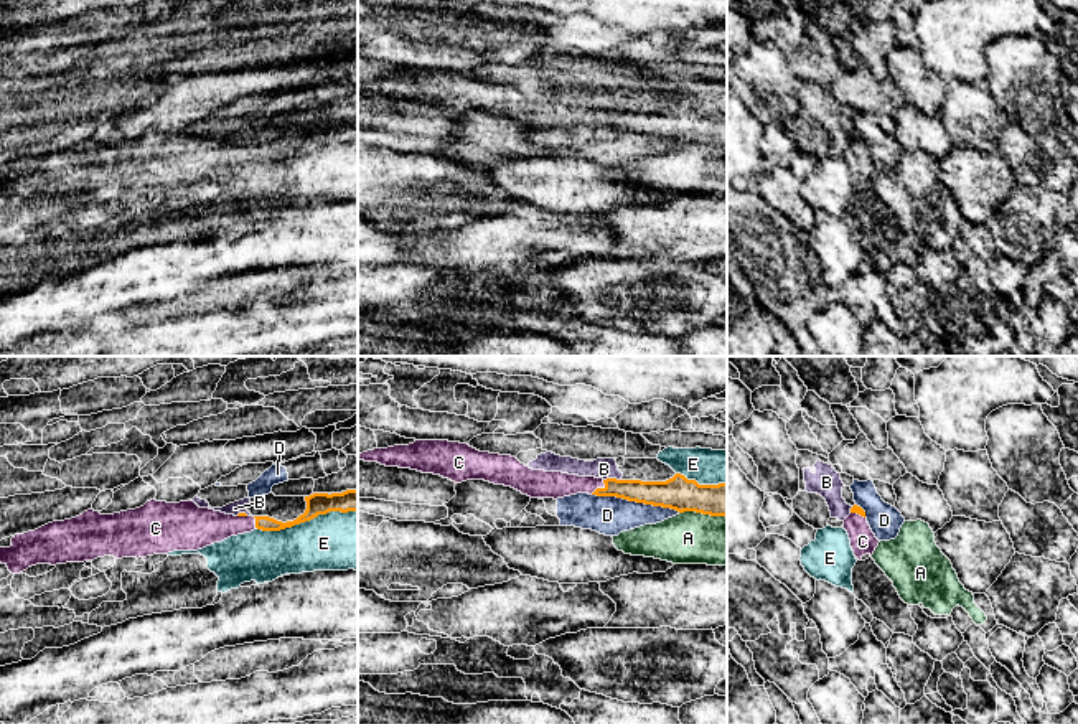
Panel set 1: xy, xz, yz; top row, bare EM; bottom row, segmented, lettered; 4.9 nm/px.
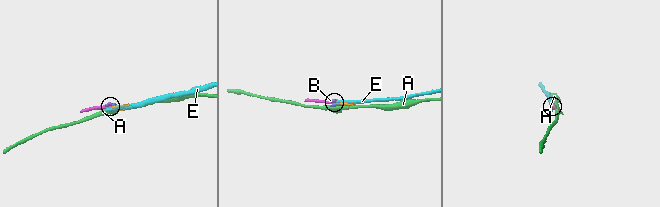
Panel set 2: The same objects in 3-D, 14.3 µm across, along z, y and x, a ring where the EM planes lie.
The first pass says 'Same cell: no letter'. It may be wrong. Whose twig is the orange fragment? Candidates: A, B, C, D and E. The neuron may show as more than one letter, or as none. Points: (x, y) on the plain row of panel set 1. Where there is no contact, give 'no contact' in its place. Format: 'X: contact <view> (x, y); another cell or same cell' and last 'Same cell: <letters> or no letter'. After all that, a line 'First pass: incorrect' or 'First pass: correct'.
A: contact xz (703, 144); another cell
B: contact xz (612, 109); another cell
C: contact xz (599, 119); same cell
D: contact xz (637, 132); another cell
E: contact xy (305, 150); another cell
Same cell: C
First pass: incorrect

